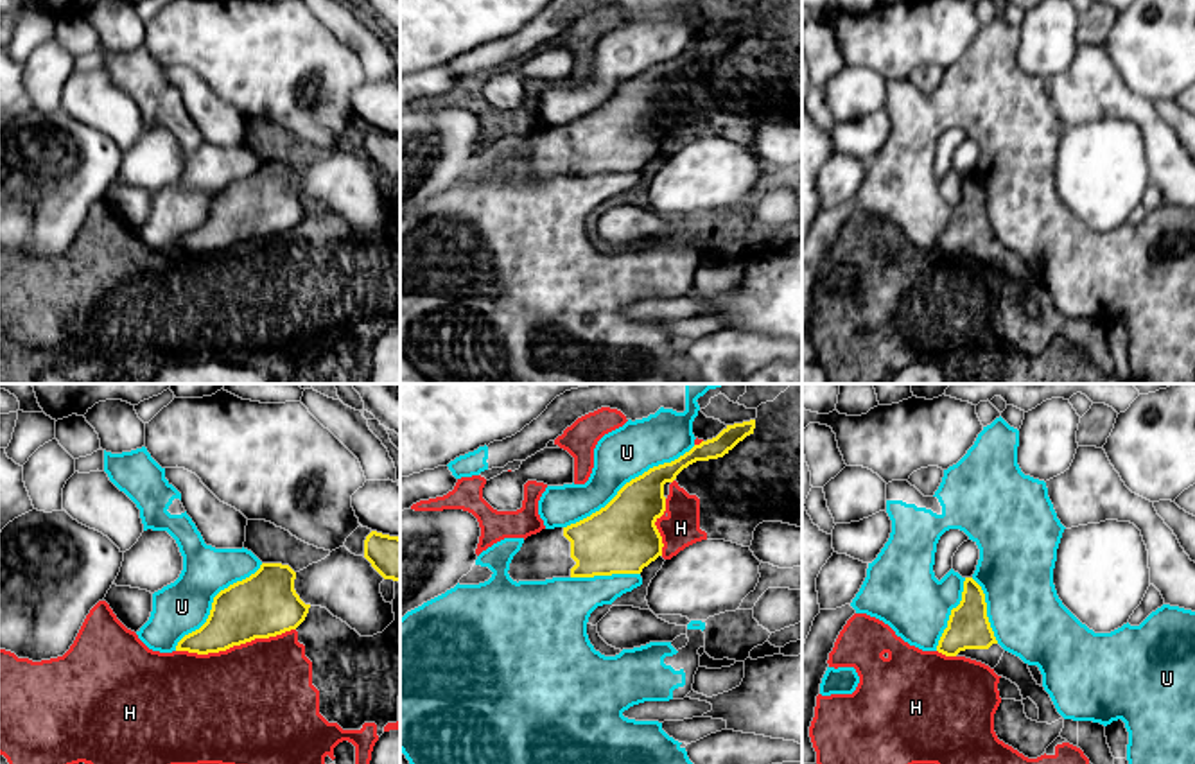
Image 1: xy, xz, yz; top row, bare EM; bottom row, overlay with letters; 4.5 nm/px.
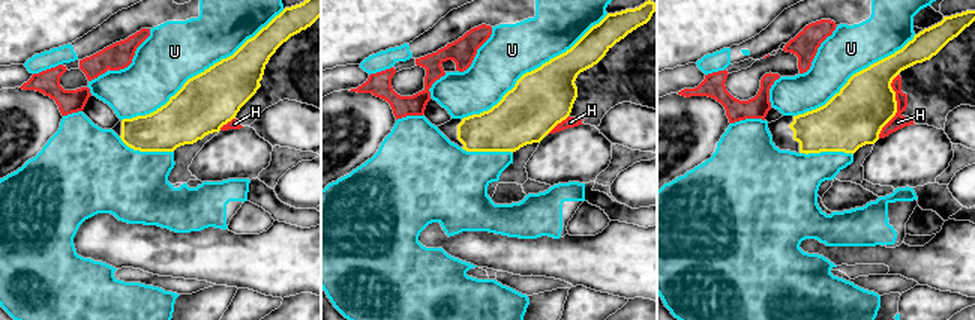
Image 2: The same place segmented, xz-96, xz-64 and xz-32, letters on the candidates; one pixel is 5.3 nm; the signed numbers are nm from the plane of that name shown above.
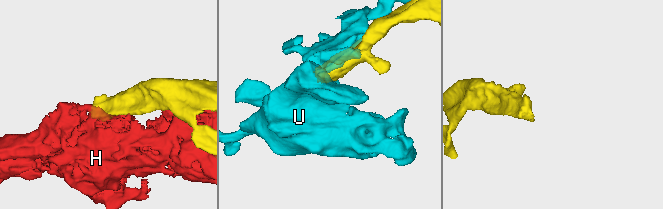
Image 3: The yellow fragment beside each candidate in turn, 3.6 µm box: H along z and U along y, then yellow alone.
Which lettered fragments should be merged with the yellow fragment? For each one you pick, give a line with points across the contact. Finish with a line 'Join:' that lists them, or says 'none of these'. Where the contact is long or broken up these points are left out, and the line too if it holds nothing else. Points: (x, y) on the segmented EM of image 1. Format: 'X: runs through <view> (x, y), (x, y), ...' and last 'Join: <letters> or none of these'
Join: none of these

